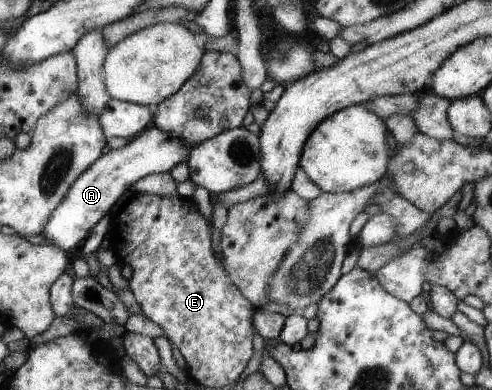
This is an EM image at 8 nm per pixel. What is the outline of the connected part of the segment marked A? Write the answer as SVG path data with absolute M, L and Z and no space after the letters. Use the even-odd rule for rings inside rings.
M151 124L138 135L127 141L125 146L111 149L93 161L69 187L61 202L51 211L43 225L43 238L49 245L63 252L85 240L94 224L115 204L123 192L139 178L156 172L169 172L179 162L186 162L191 145L184 145L181 139L159 130Z

